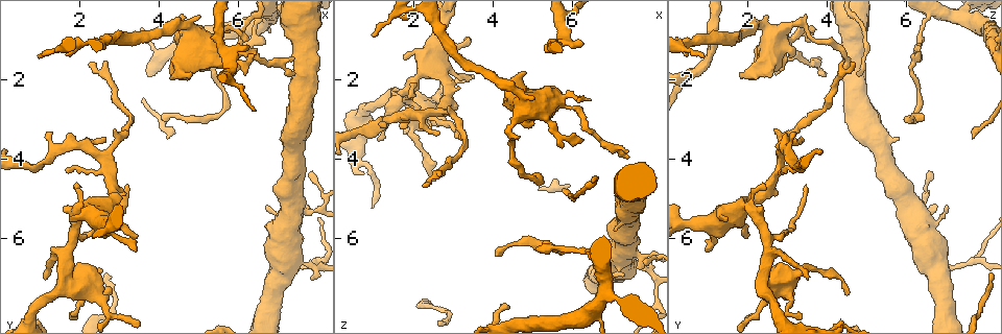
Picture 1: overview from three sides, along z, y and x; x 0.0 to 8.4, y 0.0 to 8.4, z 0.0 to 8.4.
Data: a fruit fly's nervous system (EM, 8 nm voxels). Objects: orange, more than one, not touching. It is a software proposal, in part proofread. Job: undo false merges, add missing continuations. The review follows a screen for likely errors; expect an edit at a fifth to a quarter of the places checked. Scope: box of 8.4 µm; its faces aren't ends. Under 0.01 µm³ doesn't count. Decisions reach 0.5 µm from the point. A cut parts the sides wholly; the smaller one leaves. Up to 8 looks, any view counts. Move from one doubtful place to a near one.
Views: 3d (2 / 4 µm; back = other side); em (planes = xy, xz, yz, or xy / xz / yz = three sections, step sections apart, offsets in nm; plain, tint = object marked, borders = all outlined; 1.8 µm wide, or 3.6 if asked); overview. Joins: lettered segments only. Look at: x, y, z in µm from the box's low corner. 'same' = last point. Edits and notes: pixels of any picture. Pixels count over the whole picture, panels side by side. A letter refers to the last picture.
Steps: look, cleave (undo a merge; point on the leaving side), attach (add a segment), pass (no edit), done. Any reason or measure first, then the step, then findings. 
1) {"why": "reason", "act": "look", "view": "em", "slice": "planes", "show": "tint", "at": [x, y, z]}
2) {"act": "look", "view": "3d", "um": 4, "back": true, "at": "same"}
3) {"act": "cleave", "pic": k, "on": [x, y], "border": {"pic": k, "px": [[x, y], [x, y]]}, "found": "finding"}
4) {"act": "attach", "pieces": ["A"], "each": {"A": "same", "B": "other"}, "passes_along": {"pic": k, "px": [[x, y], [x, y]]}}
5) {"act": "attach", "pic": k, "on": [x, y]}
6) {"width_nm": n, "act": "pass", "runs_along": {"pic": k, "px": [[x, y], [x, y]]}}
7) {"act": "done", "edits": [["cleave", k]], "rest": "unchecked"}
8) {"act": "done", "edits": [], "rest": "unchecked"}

{"why": "abrupt turn", "act": "look", "view": "em", "um": 3.6, "slice": "xy", "step": 4, "show": "borders", "at": [2.45, 5.40, 1.60]}

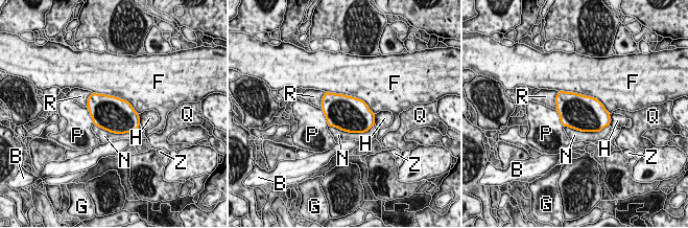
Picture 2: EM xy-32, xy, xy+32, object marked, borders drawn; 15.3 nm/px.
{"act": "pass", "each": {"B": "other", "F": "other", "G": "other", "H": "other", "N": "other", "P": "other", "Q": "other", "R": "other", "Z": "other"}, "border": {"pic": 2, "px": [[559, 91], [593, 96], [610, 113]]}, "found": "continuous, no second cell"}

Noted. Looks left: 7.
{"why": "side arm on a straight run", "act": "look", "view": "3d", "um": 4, "at": [2.25, 7.25, 2.85]}

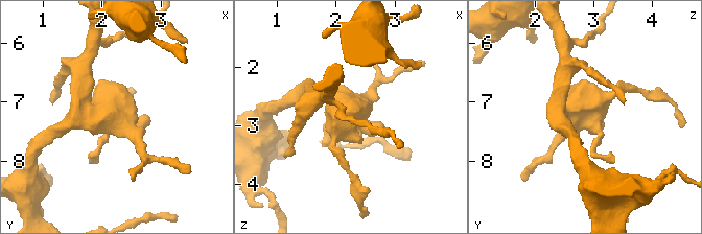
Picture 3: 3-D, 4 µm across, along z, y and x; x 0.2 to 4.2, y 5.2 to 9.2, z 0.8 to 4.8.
{"act": "look", "view": "em", "um": 3.6, "slice": "planes", "show": "tint", "at": [2.30, 7.25, 2.85]}

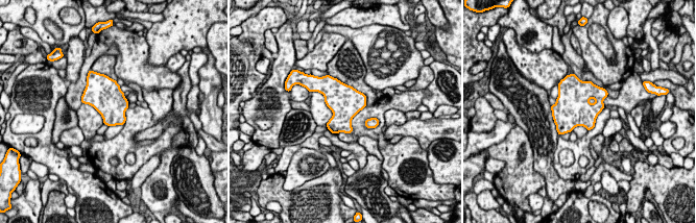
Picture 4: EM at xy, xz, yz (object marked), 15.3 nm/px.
{"act": "look", "view": "em", "um": 3.6, "slice": "planes", "show": "borders", "at": "same"}

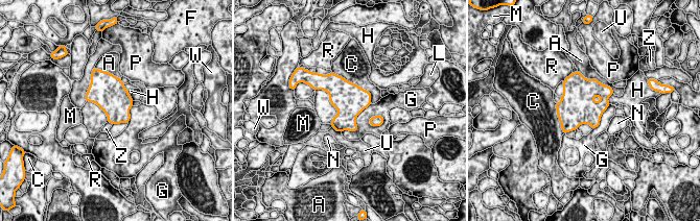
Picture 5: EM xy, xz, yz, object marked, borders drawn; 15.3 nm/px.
{"act": "pass", "each": {"A": "other", "C": "other", "F": "other", "G": "other", "H": "other", "L": "other", "M": "other", "N": "other", "P": "other", "R": "other", "U": "other", "W": "other", "Z": "other"}, "border": {"pic": 5, "px": [[371, 103], [355, 130], [341, 131]]}, "found": "continuous, no second cell"}

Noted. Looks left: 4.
{"why": "abrupt turn", "act": "look", "view": "em", "um": 3.6, "slice": "xz", "step": 4, "show": "tint", "at": [5.90, 1.50, 2.70]}

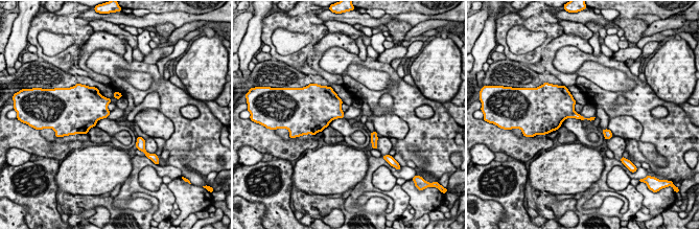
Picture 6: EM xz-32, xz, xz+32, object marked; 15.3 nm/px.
{"why": "another direction", "act": "look", "view": "em", "um": 3.6, "slice": "planes", "show": "tint", "at": "same"}

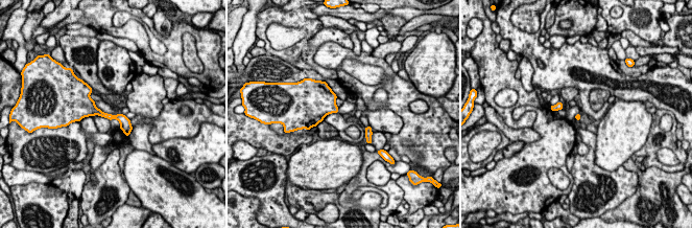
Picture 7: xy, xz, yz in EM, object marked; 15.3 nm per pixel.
{"act": "look", "view": "em", "um": 3.6, "slice": "planes", "show": "borders", "at": "same"}

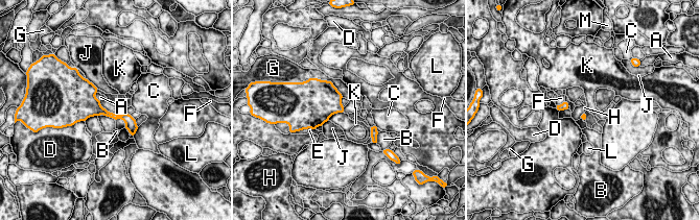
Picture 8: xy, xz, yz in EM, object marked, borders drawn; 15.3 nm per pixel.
{"act": "pass", "each": {"A": "other", "B": "other", "C": "other", "D": "other", "E": "other", "F": "other", "G": "other", "H": "other", "J": "other", "K": "other", "L": "other", "M": "other"}, "found": "continuous, no second cell"}

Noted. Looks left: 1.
{"act": "done", "edits": [], "rest": "unchecked"}

